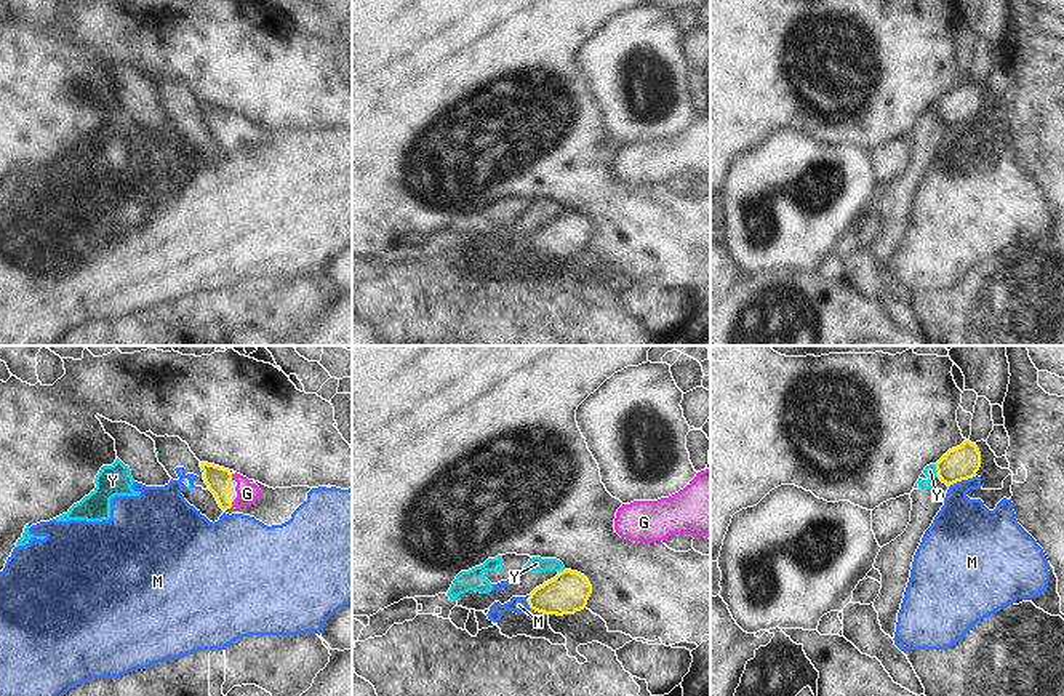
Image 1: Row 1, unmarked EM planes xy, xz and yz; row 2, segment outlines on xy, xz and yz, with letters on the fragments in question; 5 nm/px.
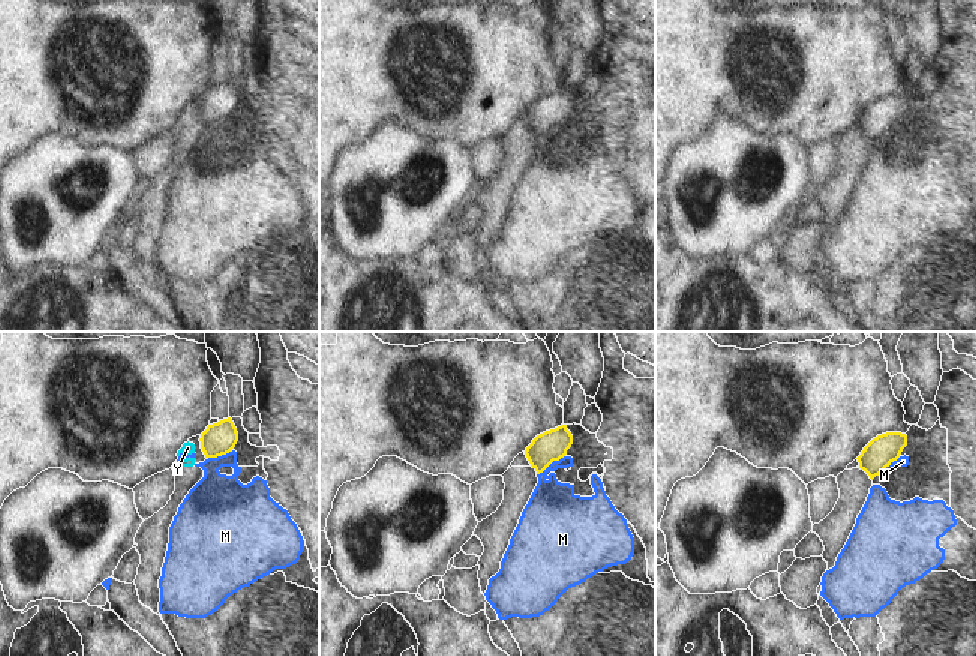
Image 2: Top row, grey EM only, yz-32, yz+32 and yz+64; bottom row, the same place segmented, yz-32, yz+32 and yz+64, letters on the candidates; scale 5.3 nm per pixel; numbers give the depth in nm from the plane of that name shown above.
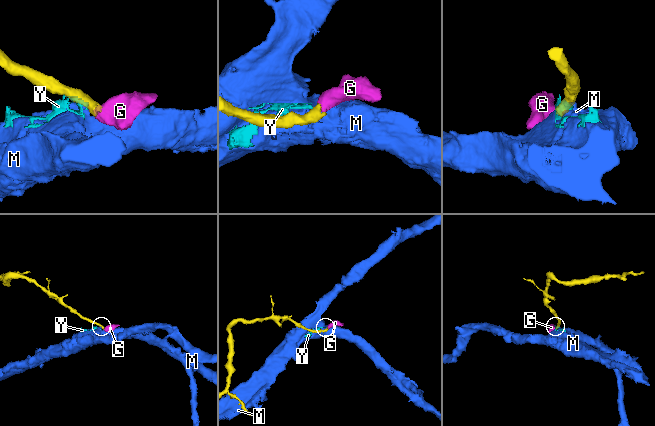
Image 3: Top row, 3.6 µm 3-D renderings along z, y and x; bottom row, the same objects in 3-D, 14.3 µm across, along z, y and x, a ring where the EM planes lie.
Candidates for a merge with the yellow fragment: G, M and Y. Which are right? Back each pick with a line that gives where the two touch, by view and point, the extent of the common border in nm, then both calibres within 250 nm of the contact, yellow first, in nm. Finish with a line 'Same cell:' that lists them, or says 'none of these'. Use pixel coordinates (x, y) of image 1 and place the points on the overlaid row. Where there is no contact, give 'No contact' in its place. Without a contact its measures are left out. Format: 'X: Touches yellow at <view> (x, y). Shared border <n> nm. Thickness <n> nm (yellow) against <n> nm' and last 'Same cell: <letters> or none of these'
G: Touches yellow at xy (231, 477). Shared border 30 nm. Thickness 120 nm (yellow) against 110 nm
Same cell: G.

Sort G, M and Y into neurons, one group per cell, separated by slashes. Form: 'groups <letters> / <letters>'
groups G / M Y

